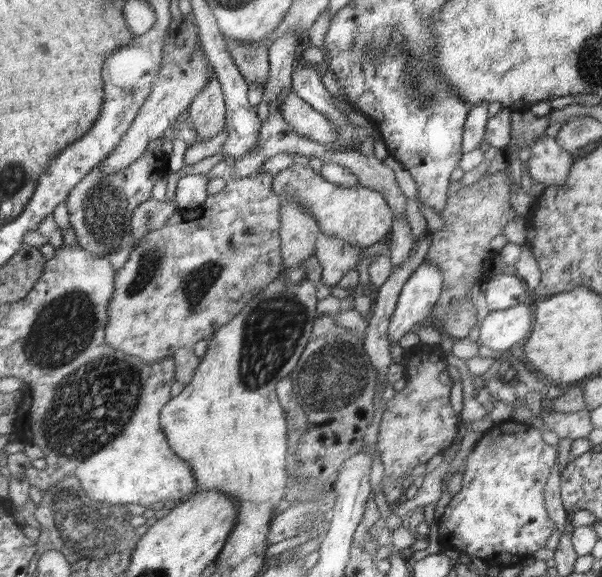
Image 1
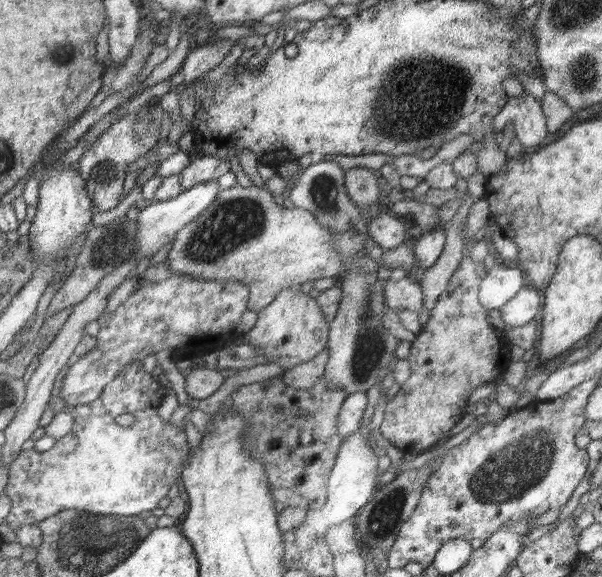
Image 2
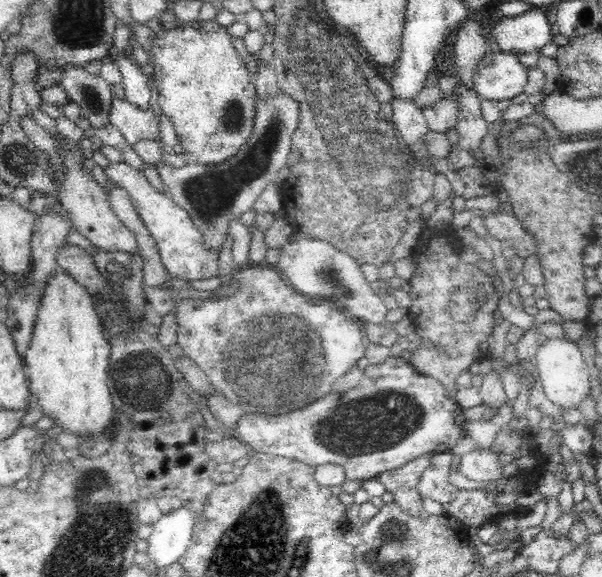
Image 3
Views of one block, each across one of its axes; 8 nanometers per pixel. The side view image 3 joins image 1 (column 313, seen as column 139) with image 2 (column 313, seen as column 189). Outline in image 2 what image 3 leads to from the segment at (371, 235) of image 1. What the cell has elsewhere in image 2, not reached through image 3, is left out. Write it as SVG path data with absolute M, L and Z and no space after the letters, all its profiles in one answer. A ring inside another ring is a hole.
M236 185L234 188L221 190L216 200L204 209L198 218L178 230L166 258L170 269L174 273L182 273L194 279L238 281L248 285L251 294L248 306L256 314L272 304L280 292L290 285L301 285L304 282L332 276L340 278L344 272L352 270L352 266L360 266L360 270L367 272L377 272L378 263L368 257L368 254L356 253L352 259L344 259L338 251L334 251L334 242L340 233L320 225L319 219L311 211L296 207L286 209L284 205L278 205L274 199L268 189L257 188L254 185L250 188Z

